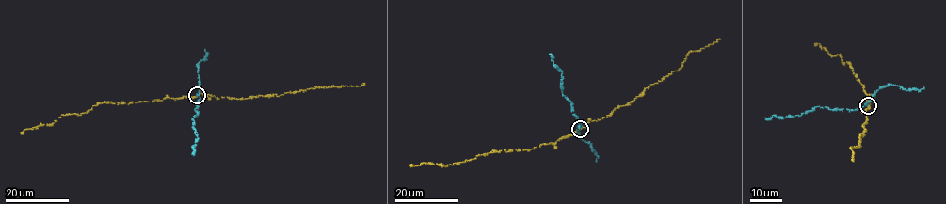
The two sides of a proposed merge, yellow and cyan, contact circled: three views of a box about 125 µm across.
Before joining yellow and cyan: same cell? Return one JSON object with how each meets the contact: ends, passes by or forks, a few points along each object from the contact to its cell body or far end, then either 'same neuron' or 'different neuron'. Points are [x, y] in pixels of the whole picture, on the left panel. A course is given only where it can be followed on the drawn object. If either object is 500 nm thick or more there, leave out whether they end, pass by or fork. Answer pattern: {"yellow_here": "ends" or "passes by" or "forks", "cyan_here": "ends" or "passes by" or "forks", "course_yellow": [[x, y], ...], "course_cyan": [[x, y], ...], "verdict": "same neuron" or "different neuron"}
{"yellow_here": "ends", "cyan_here": "ends", "course_yellow": [[197, 95], [137, 102], [97, 103], [80, 115], [61, 115], [53, 123], [24, 130], [21, 133]], "course_cyan": [[197, 95], [195, 110], [198, 115], [192, 118], [192, 127], [198, 138], [192, 154]], "verdict": "different neuron"}

